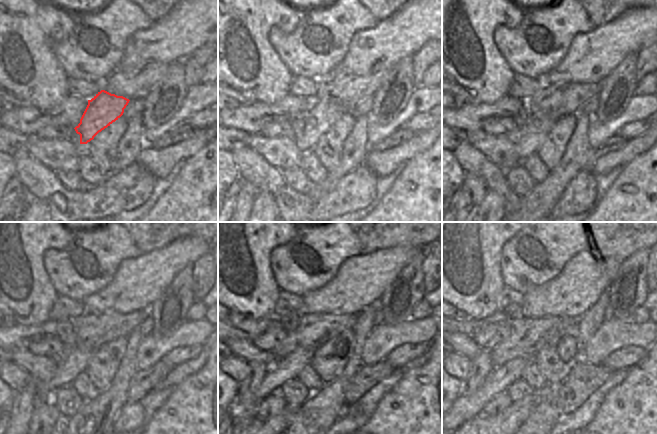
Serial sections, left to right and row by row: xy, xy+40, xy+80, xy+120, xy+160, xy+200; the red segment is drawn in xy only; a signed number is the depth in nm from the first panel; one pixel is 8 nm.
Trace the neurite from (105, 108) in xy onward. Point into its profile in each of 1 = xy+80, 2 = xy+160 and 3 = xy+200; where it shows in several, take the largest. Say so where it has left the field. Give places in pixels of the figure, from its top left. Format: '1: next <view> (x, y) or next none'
1: next xy+80 (531, 130)
2: next xy+160 (288, 368)
3: next xy+200 (467, 406)

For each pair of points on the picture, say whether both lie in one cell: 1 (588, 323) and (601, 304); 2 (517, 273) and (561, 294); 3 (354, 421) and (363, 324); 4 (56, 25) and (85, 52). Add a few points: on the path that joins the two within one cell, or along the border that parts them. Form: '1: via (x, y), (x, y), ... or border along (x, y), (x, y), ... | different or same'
1: via (592, 318), (597, 309) | same
2: border along (560, 271), (554, 277), (531, 287), (524, 294) | different
3: border along (347, 407), (333, 423) | different
4: border along (76, 14), (71, 32), (52, 47), (56, 57) | different

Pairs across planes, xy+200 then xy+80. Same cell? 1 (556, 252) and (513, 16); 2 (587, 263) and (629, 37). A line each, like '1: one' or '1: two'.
1: two
2: one

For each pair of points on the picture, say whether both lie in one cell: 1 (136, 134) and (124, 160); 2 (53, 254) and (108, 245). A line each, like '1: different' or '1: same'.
1: same
2: same

